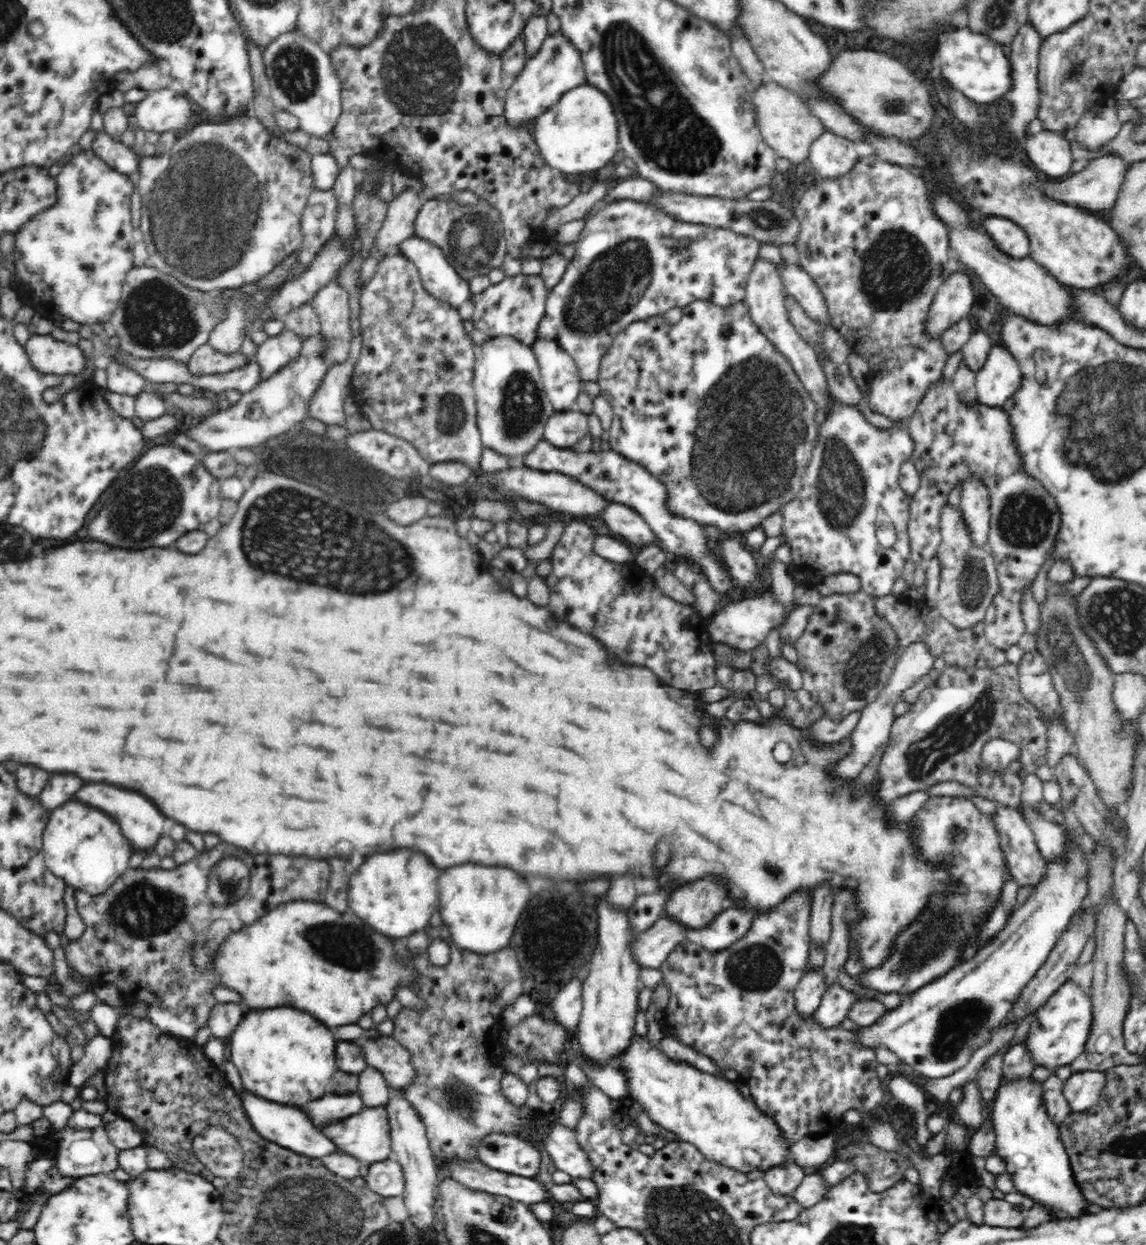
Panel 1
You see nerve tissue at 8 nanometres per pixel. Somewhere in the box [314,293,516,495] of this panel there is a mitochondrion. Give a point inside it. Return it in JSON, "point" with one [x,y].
{"point":[450,413]}

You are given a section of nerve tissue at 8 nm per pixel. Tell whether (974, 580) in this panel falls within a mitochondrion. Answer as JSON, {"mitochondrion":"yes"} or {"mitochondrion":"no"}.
{"mitochondrion":"yes"}

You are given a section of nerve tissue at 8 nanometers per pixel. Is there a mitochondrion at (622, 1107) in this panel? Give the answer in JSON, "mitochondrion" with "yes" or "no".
{"mitochondrion":"no"}

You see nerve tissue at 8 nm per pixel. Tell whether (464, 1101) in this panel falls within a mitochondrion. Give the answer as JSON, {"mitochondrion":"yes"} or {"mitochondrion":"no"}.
{"mitochondrion":"yes"}

